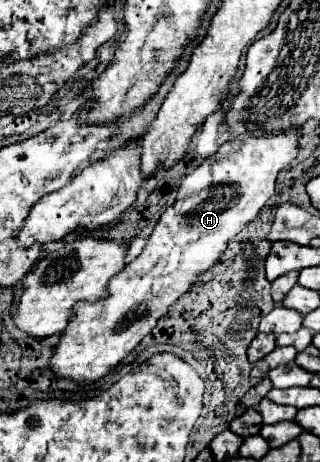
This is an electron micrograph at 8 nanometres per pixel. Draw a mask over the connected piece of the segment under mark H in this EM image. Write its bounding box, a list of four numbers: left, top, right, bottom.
[50,130,300,382]

